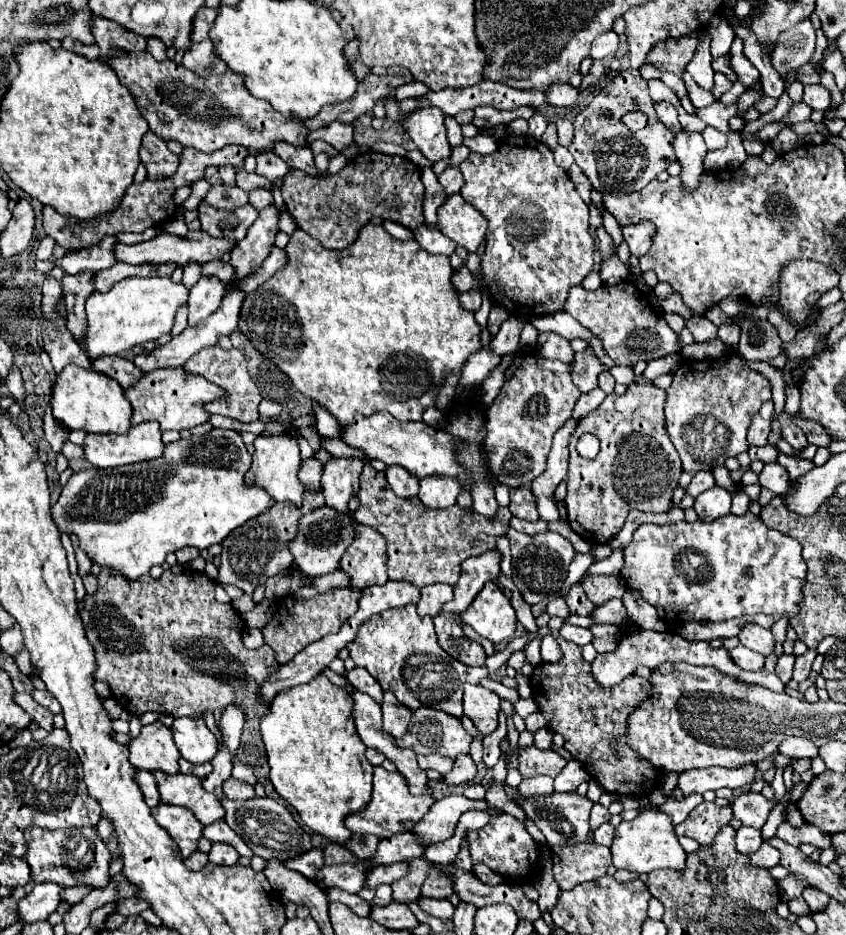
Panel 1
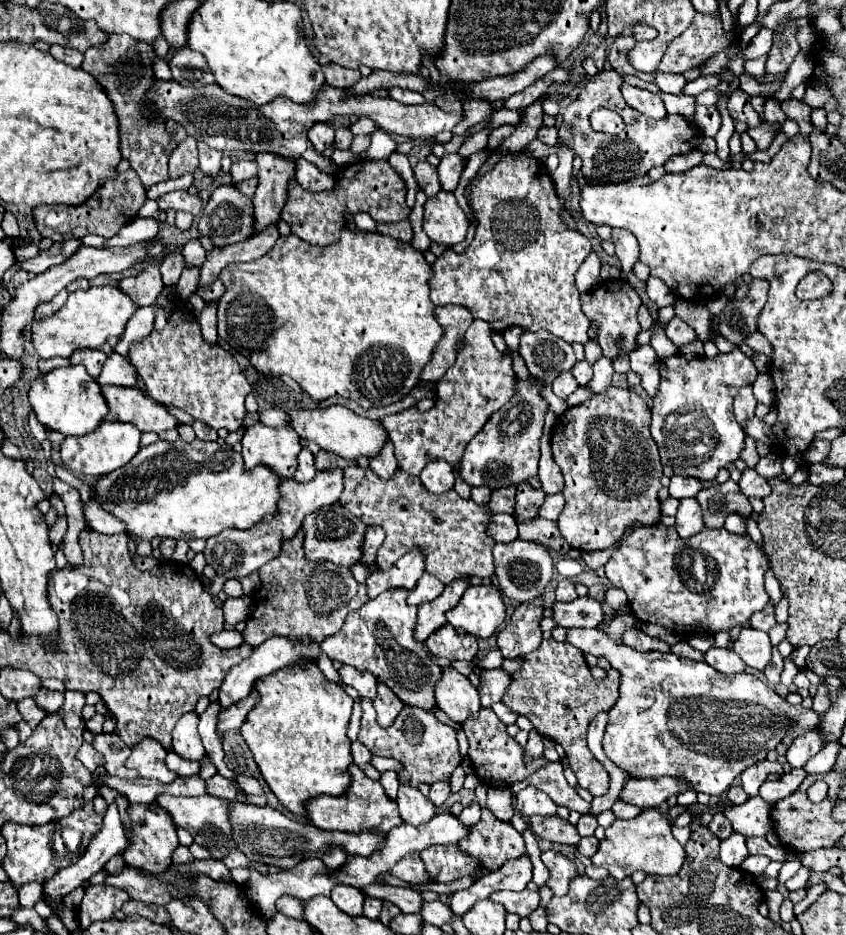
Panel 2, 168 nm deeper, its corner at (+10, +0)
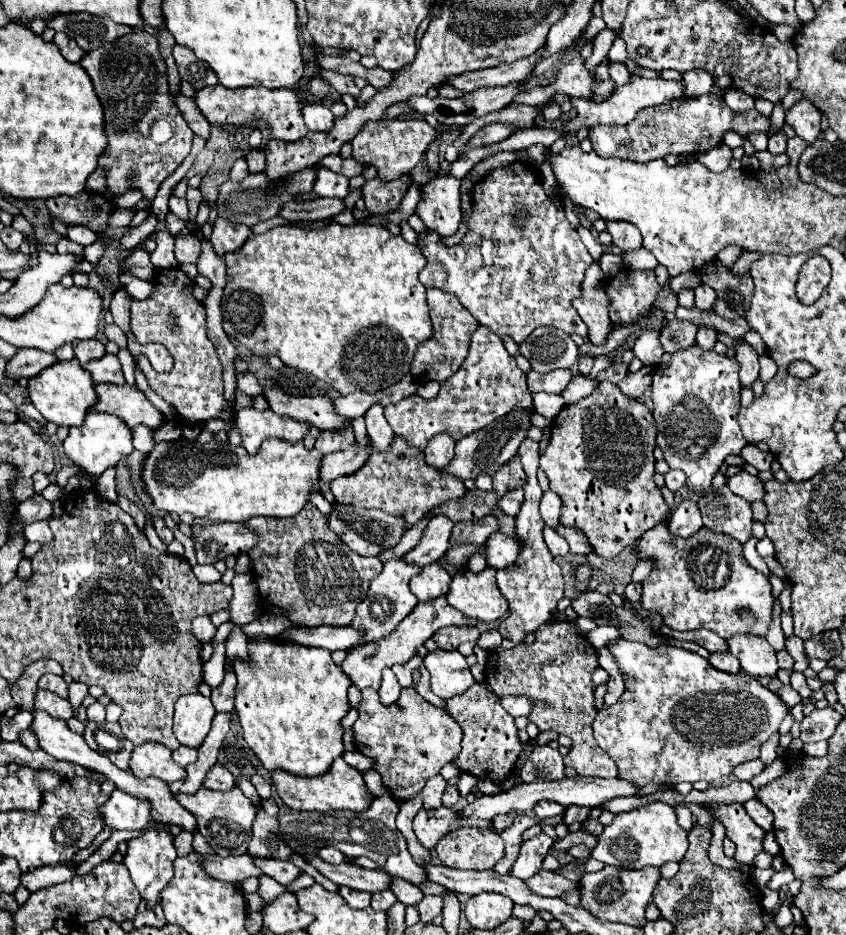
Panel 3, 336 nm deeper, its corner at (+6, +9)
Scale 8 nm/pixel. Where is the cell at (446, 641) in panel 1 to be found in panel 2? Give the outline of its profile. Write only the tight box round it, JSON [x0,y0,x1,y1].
[424,623,478,661]

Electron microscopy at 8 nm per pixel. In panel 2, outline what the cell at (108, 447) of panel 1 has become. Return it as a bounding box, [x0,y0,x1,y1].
[60,423,140,477]

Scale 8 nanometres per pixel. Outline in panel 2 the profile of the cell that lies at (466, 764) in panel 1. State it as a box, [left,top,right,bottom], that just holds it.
[430,781,450,805]

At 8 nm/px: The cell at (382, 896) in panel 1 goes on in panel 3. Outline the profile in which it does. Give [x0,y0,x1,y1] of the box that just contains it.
[372,890,396,910]

